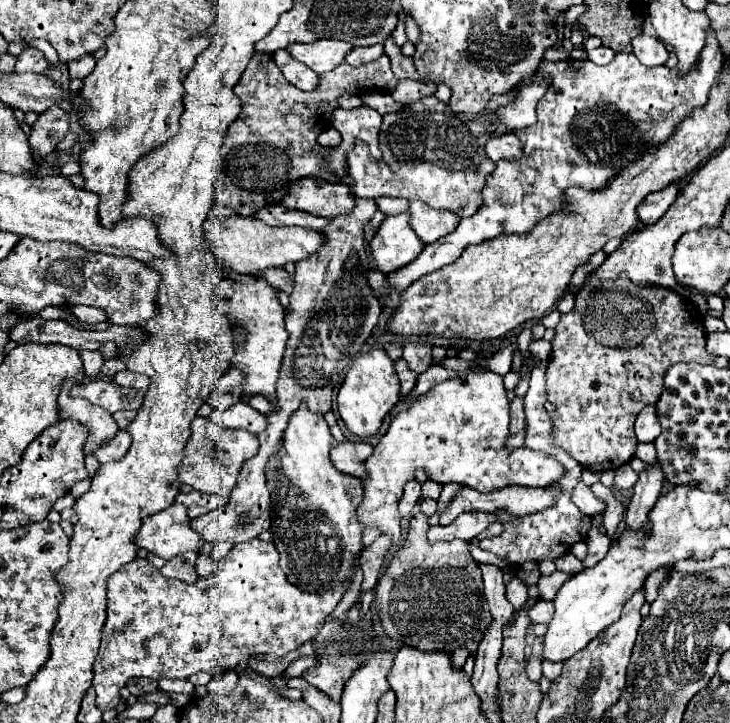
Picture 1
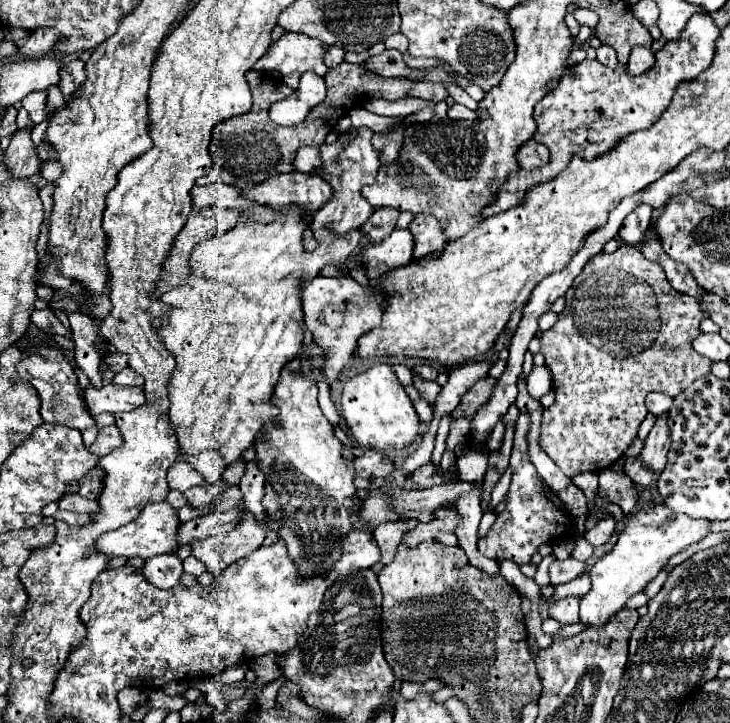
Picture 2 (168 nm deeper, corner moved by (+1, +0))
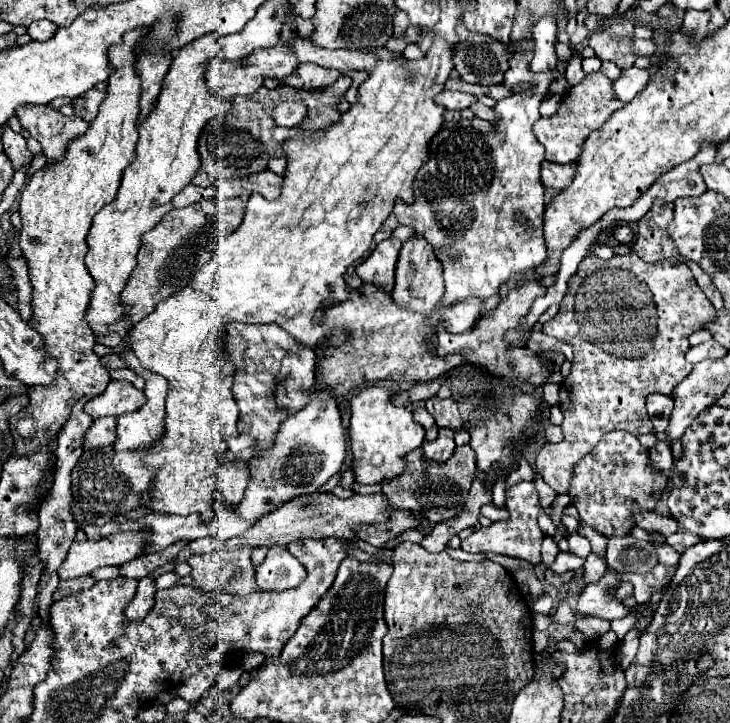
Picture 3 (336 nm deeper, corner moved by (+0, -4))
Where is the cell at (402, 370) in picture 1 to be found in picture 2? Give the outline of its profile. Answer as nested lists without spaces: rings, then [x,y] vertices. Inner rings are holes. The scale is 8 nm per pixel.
[[[410,384],[410,386],[404,386],[404,390],[406,390],[406,394],[410,396],[410,400],[412,400],[412,404],[414,404],[414,408],[416,408],[420,420],[422,420],[422,422],[432,420],[432,406],[420,396],[420,392],[418,392],[412,384]]]

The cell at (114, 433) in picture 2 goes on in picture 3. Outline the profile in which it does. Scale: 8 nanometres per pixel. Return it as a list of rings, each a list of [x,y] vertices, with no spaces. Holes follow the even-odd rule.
[[[103,417],[101,420],[93,420],[89,430],[85,432],[83,446],[85,448],[99,448],[103,444],[111,444],[116,441],[117,422],[114,417]]]

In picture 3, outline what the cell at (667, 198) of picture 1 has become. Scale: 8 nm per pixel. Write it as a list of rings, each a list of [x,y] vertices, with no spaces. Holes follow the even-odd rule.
[[[621,224],[621,226],[615,226],[613,230],[611,230],[611,236],[619,242],[619,244],[633,244],[633,236],[635,236],[635,232],[633,232],[633,228],[629,226],[629,224]]]

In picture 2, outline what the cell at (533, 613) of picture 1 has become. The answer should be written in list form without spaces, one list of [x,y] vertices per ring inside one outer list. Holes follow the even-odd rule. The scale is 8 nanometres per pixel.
[[[562,598],[550,604],[548,618],[554,618],[562,624],[576,624],[578,616],[578,598]]]

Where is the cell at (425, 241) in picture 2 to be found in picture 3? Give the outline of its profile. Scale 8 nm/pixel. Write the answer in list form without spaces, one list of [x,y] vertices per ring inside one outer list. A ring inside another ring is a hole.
[[[415,236],[409,242],[405,242],[397,260],[397,278],[395,278],[395,288],[391,292],[393,302],[405,310],[419,312],[421,316],[429,316],[433,308],[439,304],[443,292],[445,292],[445,284],[443,284],[441,264],[433,256],[429,244],[421,236]]]

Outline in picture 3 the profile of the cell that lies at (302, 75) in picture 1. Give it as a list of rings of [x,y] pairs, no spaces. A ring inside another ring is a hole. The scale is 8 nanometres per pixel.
[[[283,102],[277,108],[275,124],[277,126],[285,126],[285,128],[293,128],[293,126],[297,126],[303,120],[305,112],[307,112],[307,108],[301,102]]]

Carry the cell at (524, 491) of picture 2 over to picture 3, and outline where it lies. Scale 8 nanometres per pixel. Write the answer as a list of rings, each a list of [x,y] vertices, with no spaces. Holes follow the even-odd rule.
[[[519,482],[519,484],[511,486],[505,496],[507,496],[505,506],[507,506],[511,518],[505,520],[505,522],[493,522],[487,528],[475,530],[469,538],[465,538],[461,542],[461,548],[465,552],[475,552],[475,554],[479,554],[479,552],[497,552],[497,554],[527,560],[533,566],[537,566],[537,564],[541,564],[541,544],[543,544],[543,538],[545,538],[545,534],[541,532],[541,528],[537,524],[537,516],[541,512],[537,490],[531,482]]]

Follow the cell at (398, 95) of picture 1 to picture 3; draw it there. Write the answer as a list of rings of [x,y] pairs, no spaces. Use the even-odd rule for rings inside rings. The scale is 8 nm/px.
[[[443,90],[437,96],[437,104],[445,106],[447,110],[463,110],[469,108],[471,104],[475,104],[477,98],[473,94],[465,94],[465,92],[453,92],[453,90]]]

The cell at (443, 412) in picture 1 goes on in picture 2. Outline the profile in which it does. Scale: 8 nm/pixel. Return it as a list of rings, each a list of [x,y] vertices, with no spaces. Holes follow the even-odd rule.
[[[490,376],[482,378],[480,382],[476,382],[476,384],[464,394],[460,406],[452,412],[450,422],[456,422],[456,420],[460,420],[460,418],[468,418],[468,422],[472,424],[476,412],[490,400],[496,382],[498,382],[498,380],[496,380],[496,378],[490,378]]]

